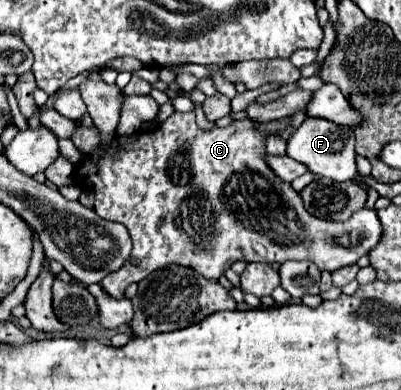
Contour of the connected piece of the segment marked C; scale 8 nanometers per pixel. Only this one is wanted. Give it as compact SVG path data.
M298 109L288 119L290 125L280 131L262 131L258 129L258 123L250 119L234 121L224 129L214 127L206 131L196 125L194 111L172 113L164 123L160 123L152 131L138 131L126 137L114 137L106 149L106 155L98 163L92 161L92 153L98 147L96 127L84 129L82 125L78 125L78 129L72 135L72 141L84 153L84 157L78 161L78 165L74 165L76 179L90 191L94 191L94 211L102 219L126 225L134 243L130 259L116 273L106 275L102 287L112 297L124 297L124 291L130 283L142 281L152 271L168 263L182 263L196 269L200 275L208 279L218 279L224 273L224 269L228 269L238 259L260 263L310 259L320 267L320 271L336 271L340 267L356 263L362 255L368 255L370 249L374 249L382 239L382 223L378 221L376 209L364 207L344 223L322 221L318 217L312 217L304 209L300 193L294 191L290 183L280 181L280 177L274 177L270 165L266 165L266 139L270 135L288 139L294 133L294 129L306 119L306 111Z

